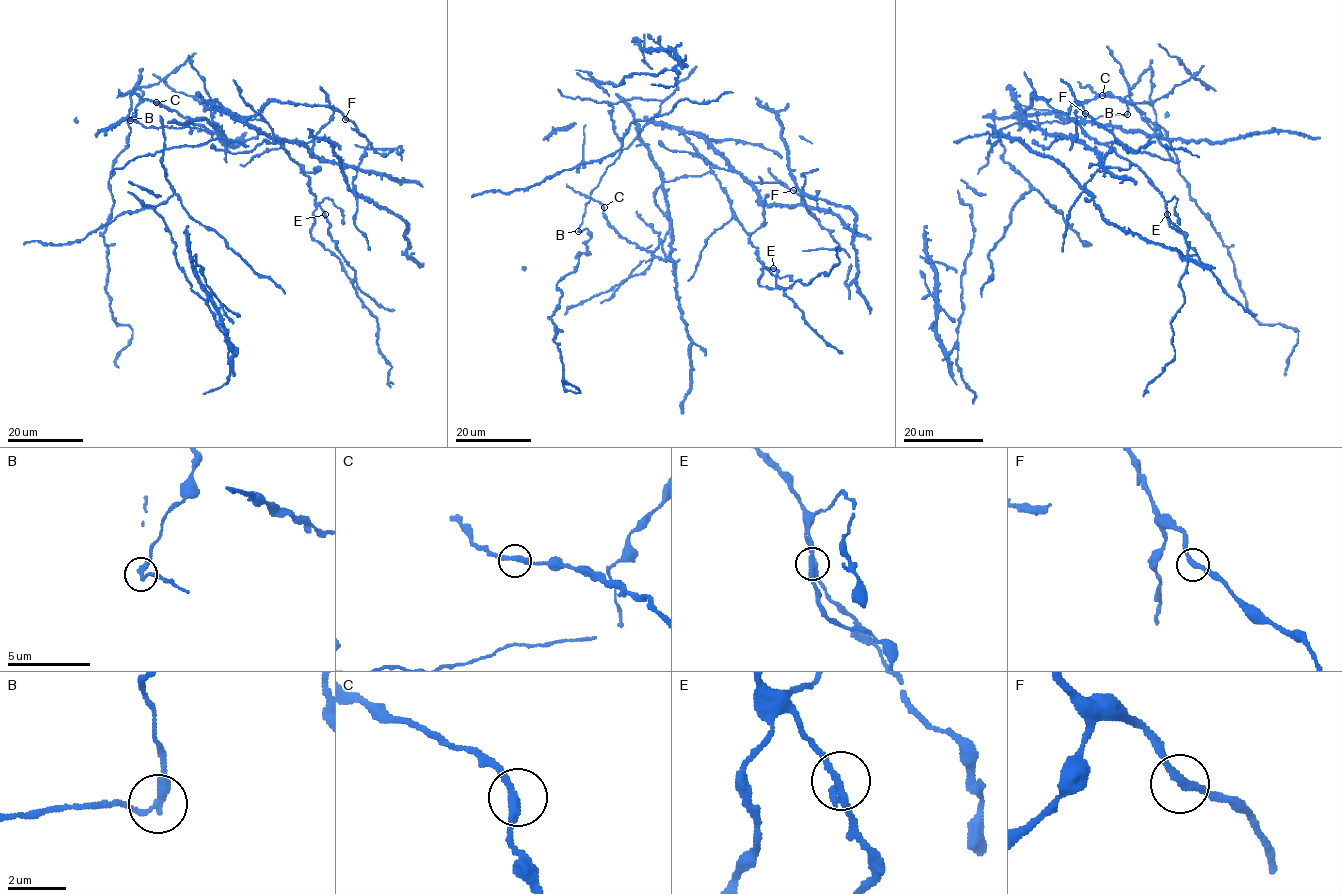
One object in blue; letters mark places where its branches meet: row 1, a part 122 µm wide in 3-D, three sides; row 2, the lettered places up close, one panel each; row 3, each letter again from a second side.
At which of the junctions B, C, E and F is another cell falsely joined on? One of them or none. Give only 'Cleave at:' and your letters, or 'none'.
Cleave at: B

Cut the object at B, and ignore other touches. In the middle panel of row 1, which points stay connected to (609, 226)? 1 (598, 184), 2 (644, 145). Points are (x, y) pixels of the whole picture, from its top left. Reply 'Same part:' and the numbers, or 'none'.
Same part: 2

